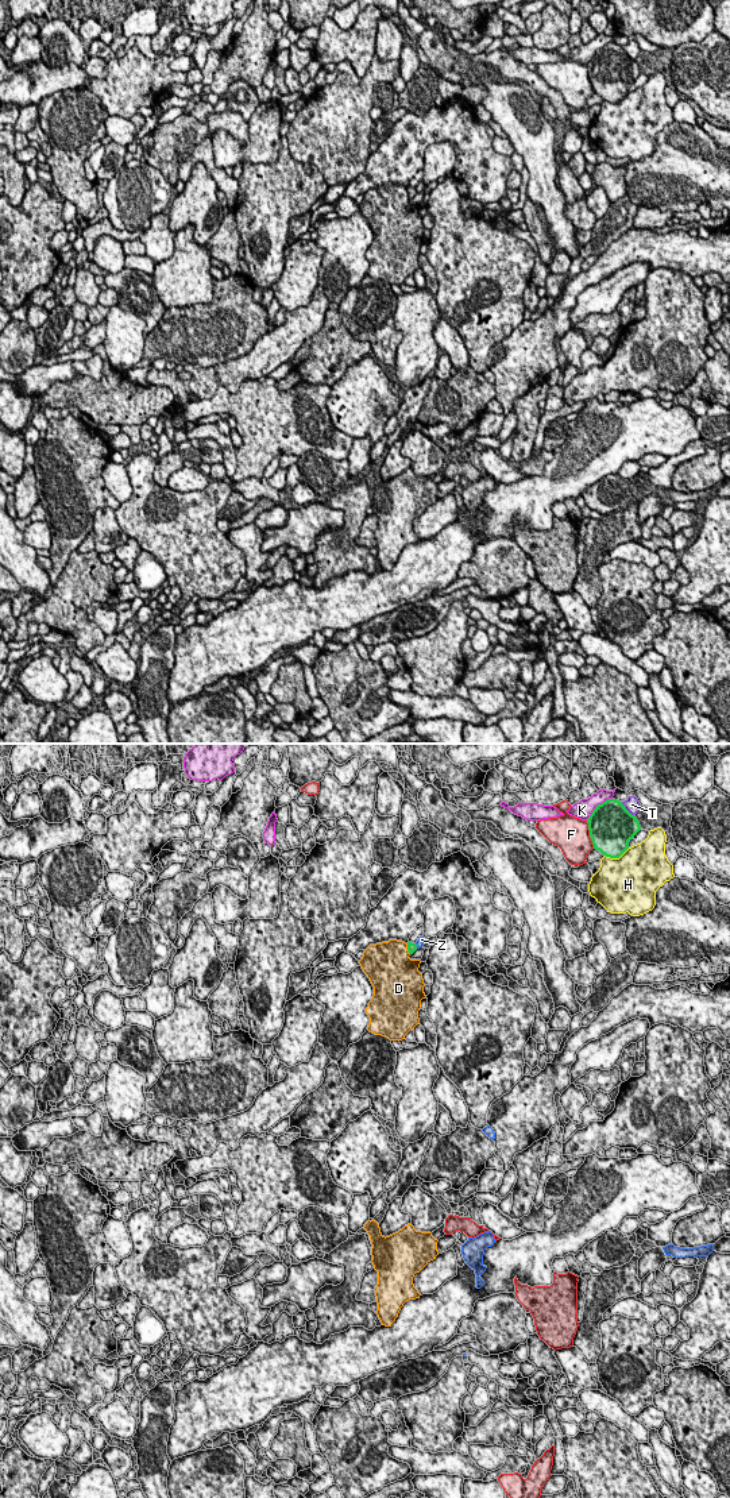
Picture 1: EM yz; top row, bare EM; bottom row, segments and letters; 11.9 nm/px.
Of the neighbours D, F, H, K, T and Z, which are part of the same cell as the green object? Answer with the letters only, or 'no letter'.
no letter

